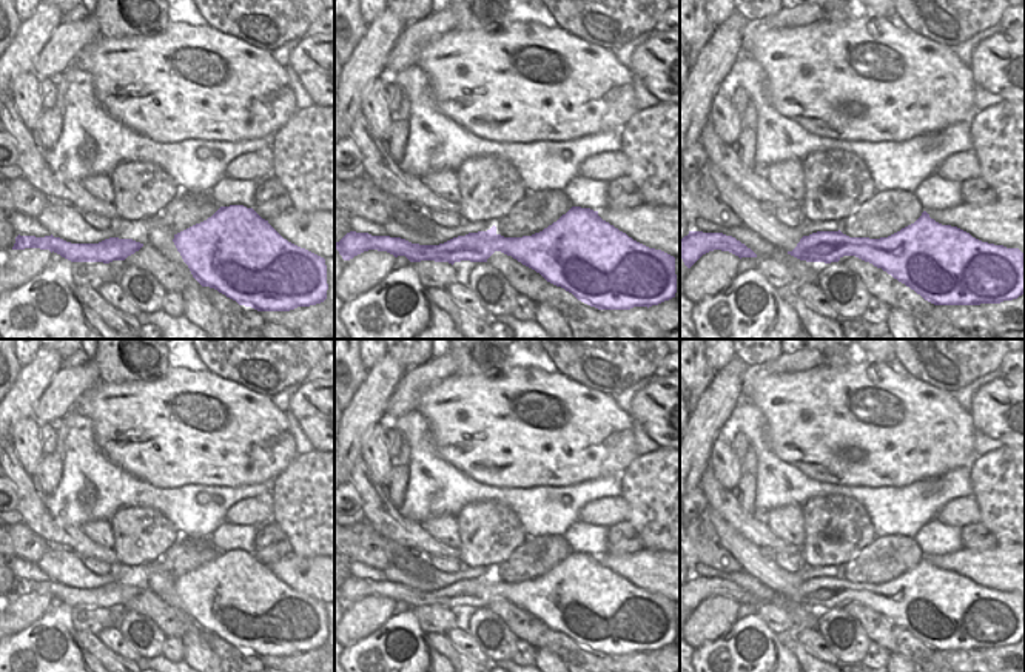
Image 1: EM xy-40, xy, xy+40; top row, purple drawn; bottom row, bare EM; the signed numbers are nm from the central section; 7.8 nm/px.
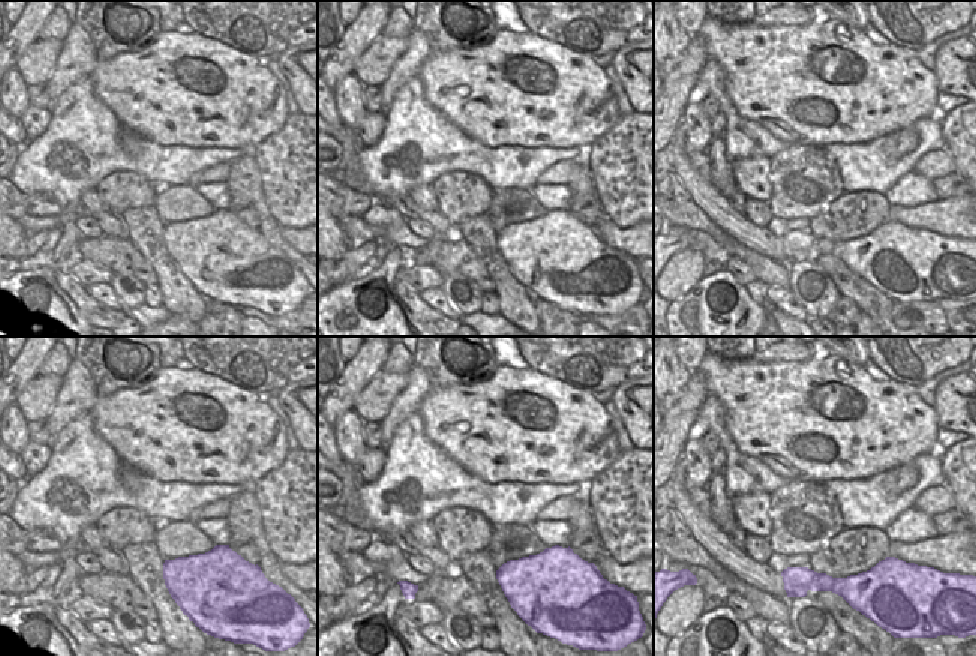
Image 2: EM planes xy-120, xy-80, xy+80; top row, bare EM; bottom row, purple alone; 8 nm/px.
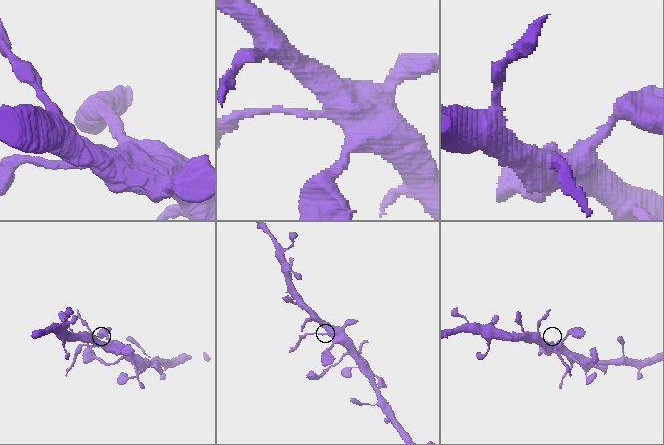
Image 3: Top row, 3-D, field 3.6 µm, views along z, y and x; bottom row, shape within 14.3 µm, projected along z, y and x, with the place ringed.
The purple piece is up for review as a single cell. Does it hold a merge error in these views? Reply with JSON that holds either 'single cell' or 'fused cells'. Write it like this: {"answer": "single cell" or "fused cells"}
{"answer": "fused cells"}

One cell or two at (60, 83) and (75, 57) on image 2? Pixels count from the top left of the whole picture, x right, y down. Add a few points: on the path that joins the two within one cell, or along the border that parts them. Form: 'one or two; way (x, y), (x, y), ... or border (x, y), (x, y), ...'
one; way (63, 77), (75, 63)

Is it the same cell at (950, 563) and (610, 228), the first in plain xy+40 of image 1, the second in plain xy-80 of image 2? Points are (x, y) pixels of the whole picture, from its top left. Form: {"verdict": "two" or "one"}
{"verdict": "one"}

